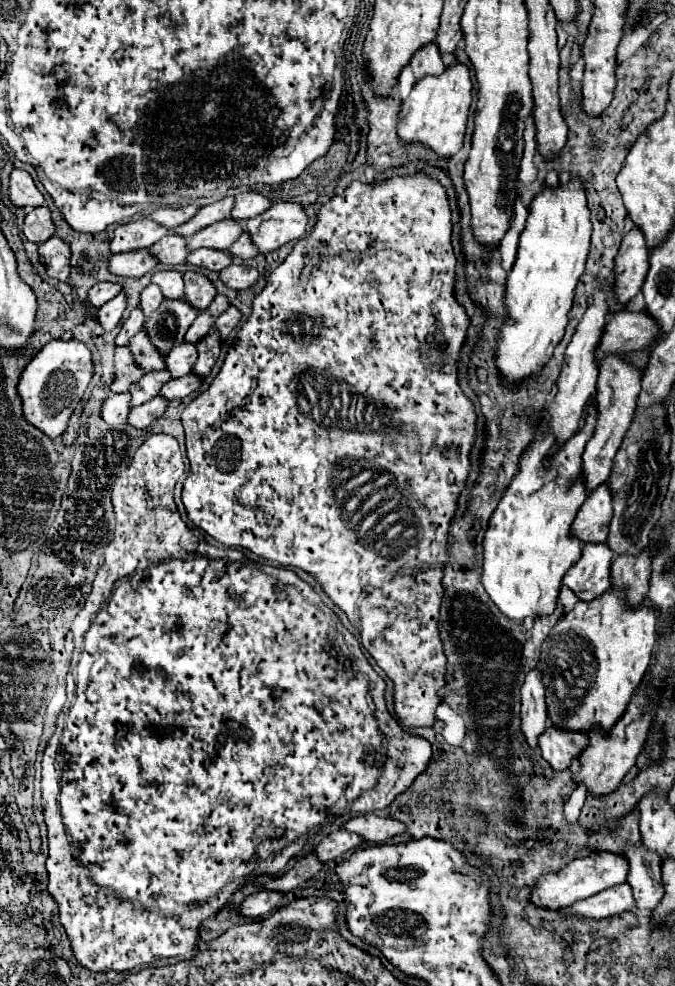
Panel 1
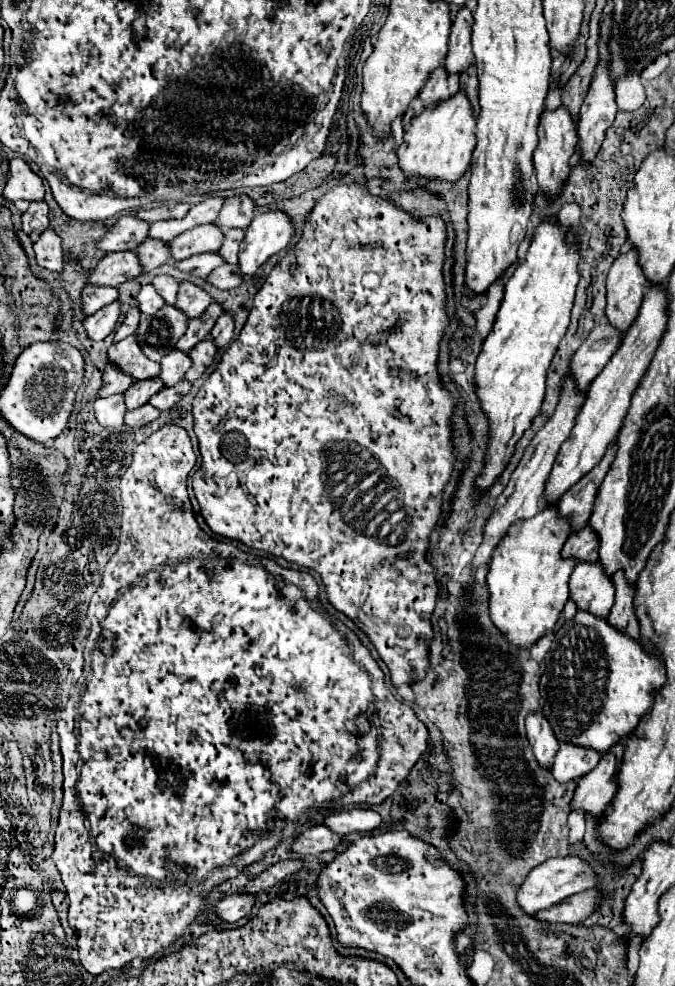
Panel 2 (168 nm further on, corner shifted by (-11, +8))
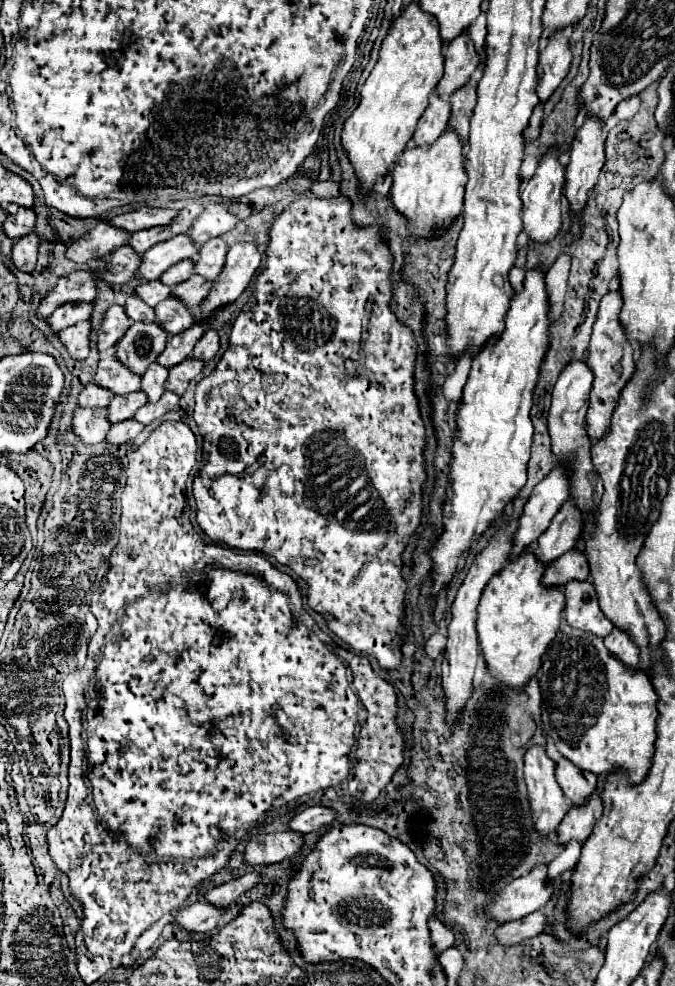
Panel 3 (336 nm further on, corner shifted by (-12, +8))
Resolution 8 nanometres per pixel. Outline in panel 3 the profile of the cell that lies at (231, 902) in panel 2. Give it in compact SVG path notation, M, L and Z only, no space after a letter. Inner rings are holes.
M197 901L193 905L181 907L169 919L169 923L179 927L179 929L191 931L191 933L209 933L209 931L213 931L221 923L223 913L225 913L225 909L213 907L213 905L205 903L205 901Z

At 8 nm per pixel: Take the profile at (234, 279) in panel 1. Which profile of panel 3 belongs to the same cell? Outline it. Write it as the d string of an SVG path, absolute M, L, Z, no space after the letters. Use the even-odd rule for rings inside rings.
M191 275L187 281L175 285L171 295L175 299L183 301L183 305L187 305L187 309L193 311L207 297L209 291L211 291L211 283L209 281L203 281L203 277L199 277L199 275Z

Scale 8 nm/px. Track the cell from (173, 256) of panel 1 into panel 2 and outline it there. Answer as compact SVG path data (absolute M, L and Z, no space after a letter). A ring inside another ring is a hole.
M148 237L136 249L136 253L140 255L140 263L144 271L152 271L164 263L174 263L174 257L170 257L170 245L166 241L154 241L152 237Z

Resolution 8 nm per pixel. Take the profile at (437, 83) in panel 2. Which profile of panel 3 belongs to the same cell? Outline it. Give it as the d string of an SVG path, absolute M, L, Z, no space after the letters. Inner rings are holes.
M435 91L429 97L429 105L417 123L417 131L413 135L415 145L431 145L435 143L443 131L447 129L447 121L451 115L451 107L443 101Z

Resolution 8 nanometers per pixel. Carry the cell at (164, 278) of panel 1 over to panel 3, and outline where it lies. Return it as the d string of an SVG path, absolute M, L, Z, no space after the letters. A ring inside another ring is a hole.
M147 281L135 287L135 295L141 297L149 307L155 307L159 301L167 299L171 295L171 287L163 285L161 281Z

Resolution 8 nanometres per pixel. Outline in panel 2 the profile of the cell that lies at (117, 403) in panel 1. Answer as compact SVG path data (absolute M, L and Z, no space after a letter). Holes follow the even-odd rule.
M110 395L110 397L100 397L94 401L94 413L96 419L104 427L122 427L124 425L124 415L126 415L126 405L124 405L124 395Z

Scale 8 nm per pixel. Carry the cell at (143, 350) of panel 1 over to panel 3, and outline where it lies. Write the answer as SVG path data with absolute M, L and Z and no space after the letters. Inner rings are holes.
M107 357L99 361L93 383L103 389L111 389L111 393L115 395L127 395L139 391L141 377L131 373L127 367L123 367L115 357Z

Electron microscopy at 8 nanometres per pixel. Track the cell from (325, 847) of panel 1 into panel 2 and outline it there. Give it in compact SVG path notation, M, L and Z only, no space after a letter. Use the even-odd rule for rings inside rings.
M326 825L312 827L304 831L294 841L294 851L300 855L320 855L324 851L332 851L342 843L342 835L326 829Z

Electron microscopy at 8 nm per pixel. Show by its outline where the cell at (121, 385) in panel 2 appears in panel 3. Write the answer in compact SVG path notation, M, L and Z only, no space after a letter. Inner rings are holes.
M87 383L81 393L79 393L79 399L77 399L77 405L79 407L91 407L91 409L99 409L99 407L107 407L109 401L113 399L113 395L107 391L107 389L99 389L95 387L93 383Z

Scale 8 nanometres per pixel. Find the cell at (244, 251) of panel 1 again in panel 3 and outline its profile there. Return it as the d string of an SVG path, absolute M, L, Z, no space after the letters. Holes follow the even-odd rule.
M215 237L199 247L199 257L195 261L195 275L201 275L205 281L213 281L221 271L227 255L227 245L221 237Z

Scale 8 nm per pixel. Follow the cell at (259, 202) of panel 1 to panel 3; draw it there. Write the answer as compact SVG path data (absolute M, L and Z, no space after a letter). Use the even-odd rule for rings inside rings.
M209 203L205 205L203 213L193 221L191 229L187 229L185 235L189 235L195 245L203 245L205 241L219 237L227 233L229 229L233 229L235 223L237 223L237 217L231 215L225 205Z

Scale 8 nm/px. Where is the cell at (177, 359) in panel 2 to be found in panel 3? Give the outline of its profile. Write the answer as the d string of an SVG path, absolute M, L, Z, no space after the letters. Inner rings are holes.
M153 363L143 375L141 375L141 391L147 395L149 403L157 403L159 397L163 395L163 385L167 381L169 369L165 369L159 363Z

